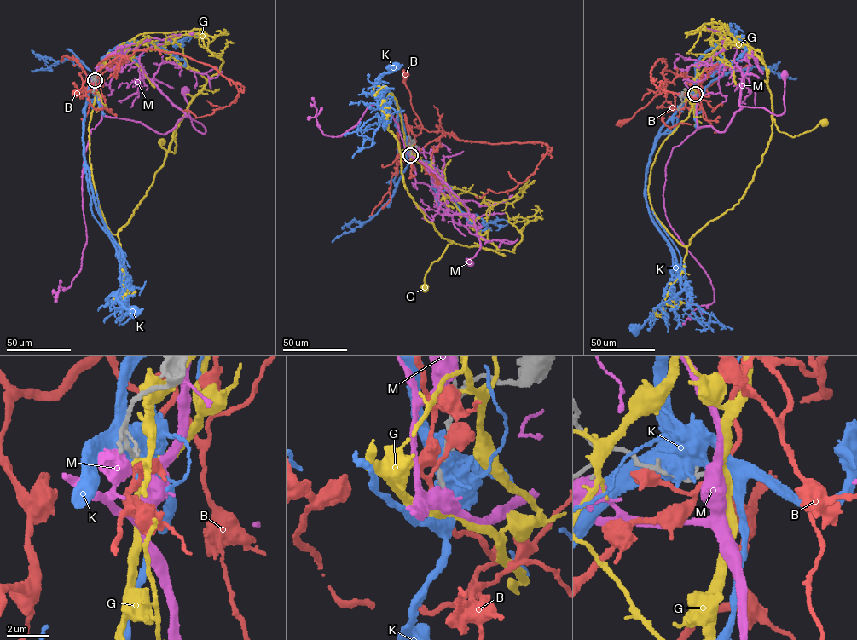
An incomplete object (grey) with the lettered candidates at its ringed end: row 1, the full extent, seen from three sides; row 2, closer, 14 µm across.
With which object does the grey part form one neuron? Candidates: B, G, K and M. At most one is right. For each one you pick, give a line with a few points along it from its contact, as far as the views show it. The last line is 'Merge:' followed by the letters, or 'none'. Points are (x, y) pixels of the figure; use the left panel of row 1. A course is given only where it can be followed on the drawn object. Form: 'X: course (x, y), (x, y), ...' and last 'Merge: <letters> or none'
Merge: none

